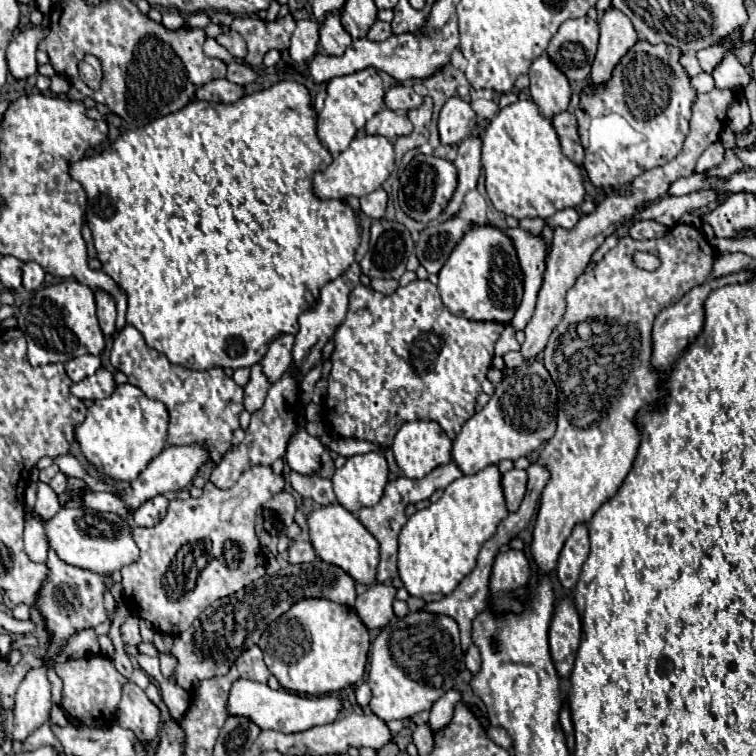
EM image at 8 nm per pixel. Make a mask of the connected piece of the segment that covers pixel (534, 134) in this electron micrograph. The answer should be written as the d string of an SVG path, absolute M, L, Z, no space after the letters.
M517 100L515 104L505 106L499 110L497 116L491 118L489 128L483 136L483 148L481 148L481 162L485 170L485 186L487 194L493 202L493 206L503 212L505 216L513 216L517 220L521 218L533 218L539 216L547 220L559 210L565 208L579 208L585 198L585 186L583 186L583 170L575 162L571 162L563 152L557 138L557 132L553 130L553 124L549 118L541 116L539 108L531 100Z

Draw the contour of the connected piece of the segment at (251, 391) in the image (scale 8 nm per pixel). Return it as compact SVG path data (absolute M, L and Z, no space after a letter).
M255 364L251 368L251 380L249 384L245 386L245 408L249 412L255 412L263 406L263 400L267 396L267 390L269 390L271 382L269 378L263 374L263 368L261 364Z

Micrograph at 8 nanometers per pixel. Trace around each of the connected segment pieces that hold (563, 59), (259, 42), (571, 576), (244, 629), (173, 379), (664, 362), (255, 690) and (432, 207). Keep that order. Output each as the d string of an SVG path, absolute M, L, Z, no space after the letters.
M589 16L573 18L573 20L567 20L567 22L561 24L559 32L549 42L547 54L563 70L563 74L569 80L585 80L589 76L591 64L595 60L597 40L599 40L599 24L593 18L589 18Z
M291 14L271 24L251 16L235 16L231 22L231 30L237 30L247 42L249 54L245 62L251 66L259 66L269 50L275 48L283 52L289 48L289 40L295 30L295 20Z
M579 524L573 528L571 536L567 538L561 554L559 554L559 562L557 562L557 578L565 588L575 588L579 574L581 574L581 566L589 556L589 536L587 536L587 526Z
M317 558L311 564L287 564L279 570L279 574L263 576L251 582L237 596L215 600L209 608L203 610L203 614L191 624L189 630L181 632L173 640L171 654L179 660L173 672L177 684L191 690L205 678L227 674L229 666L243 652L243 648L249 648L259 642L259 636L263 634L263 630L271 620L287 612L289 606L295 604L297 600L311 596L329 598L333 602L353 606L355 582L341 568L331 566L321 558Z
M125 326L117 332L111 348L111 364L129 378L129 384L139 386L149 398L167 406L171 416L167 434L169 444L205 442L211 448L213 460L219 460L231 448L233 430L239 428L239 414L243 412L243 388L237 386L223 368L189 370L171 364L165 354L147 348L141 332L133 326Z
M735 272L729 276L721 276L715 280L709 280L701 286L691 288L679 302L667 306L665 310L661 310L653 322L653 332L651 332L651 342L653 342L653 352L651 352L651 370L667 370L679 356L681 352L697 338L697 334L701 332L703 320L705 320L705 312L703 312L703 302L709 296L711 290L715 290L717 286L725 286L731 282L745 282L749 280L753 274L751 272Z
M243 678L233 682L231 692L229 692L229 700L227 700L227 714L229 716L241 714L243 718L249 718L251 722L255 722L261 730L281 730L285 734L309 730L309 728L319 726L319 724L329 724L337 718L339 710L341 710L341 702L333 696L307 698L307 696L287 692L283 688L271 690L267 684L243 680Z
M417 154L409 162L405 174L401 176L401 184L403 184L401 190L399 190L399 206L401 206L401 210L407 216L411 216L413 220L427 224L427 222L435 220L443 212L449 198L453 196L455 186L457 186L457 170L449 160Z

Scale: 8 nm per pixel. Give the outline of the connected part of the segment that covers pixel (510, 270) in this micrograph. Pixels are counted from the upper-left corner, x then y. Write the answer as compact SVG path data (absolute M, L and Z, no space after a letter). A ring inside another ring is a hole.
M473 224L453 248L439 272L439 294L443 304L457 316L509 324L523 296L523 270L517 250L505 230L493 224Z

